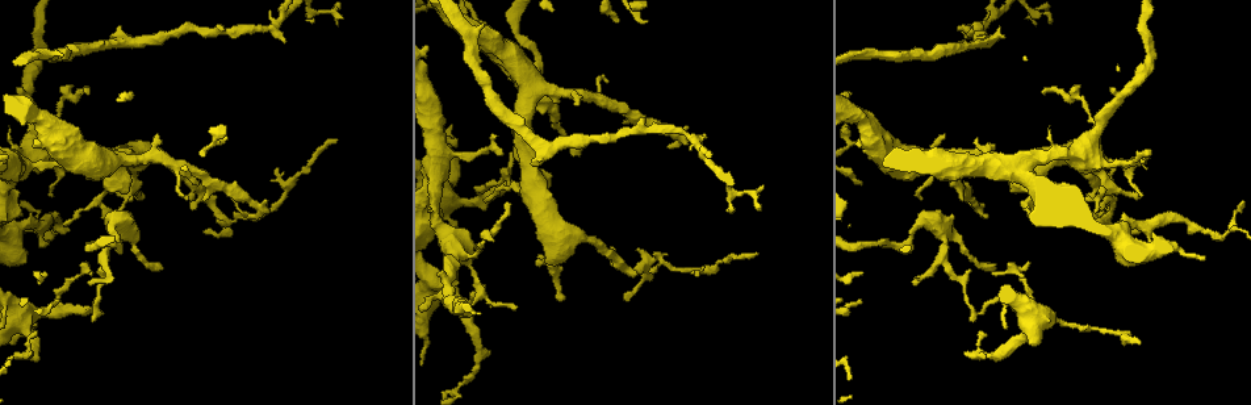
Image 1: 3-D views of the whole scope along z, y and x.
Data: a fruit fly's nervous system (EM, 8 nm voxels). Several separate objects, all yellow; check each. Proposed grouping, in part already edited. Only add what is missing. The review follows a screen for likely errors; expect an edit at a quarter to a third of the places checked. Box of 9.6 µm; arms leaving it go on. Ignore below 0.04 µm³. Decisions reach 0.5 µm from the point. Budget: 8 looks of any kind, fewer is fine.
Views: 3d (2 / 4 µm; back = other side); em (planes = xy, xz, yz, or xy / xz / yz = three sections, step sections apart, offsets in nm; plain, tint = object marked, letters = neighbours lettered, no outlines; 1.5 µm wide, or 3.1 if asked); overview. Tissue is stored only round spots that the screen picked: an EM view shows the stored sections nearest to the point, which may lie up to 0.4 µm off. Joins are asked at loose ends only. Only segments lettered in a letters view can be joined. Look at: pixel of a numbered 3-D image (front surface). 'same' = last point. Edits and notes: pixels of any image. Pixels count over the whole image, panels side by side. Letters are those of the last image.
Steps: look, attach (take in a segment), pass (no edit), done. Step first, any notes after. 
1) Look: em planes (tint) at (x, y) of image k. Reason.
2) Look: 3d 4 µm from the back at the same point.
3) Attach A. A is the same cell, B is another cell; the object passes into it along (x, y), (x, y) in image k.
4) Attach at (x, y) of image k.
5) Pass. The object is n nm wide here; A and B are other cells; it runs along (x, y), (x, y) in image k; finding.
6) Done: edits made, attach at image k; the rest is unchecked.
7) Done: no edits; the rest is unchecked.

Look: em planes (letters) at (755, 255) of image 1.

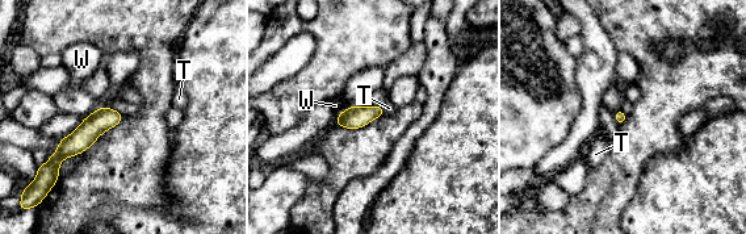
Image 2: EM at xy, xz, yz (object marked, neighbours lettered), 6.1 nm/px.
Pass. The longest contact is with W, 140 nm; T and W are other cells; a border runs along (381, 105), (385, 113) in image 2; no lettered segment goes on from it.

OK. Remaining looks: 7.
Look: 3d 4 µm at (250, 215) of image 1. End of a long branch.

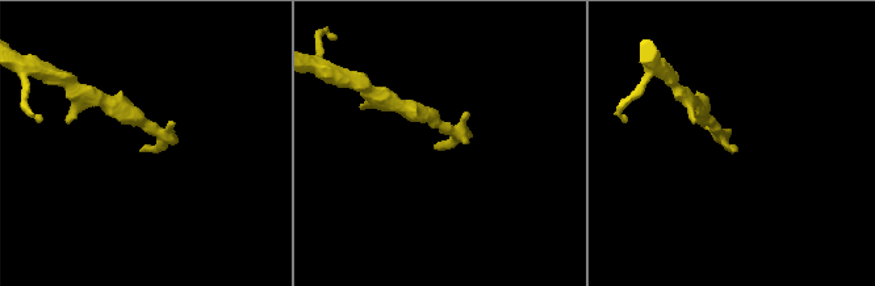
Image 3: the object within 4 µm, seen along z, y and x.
Look: em planes (tint) at (434, 149) of image 3.

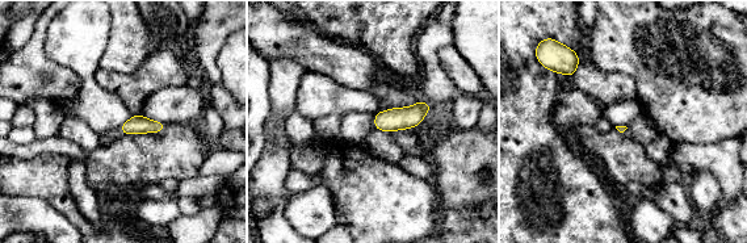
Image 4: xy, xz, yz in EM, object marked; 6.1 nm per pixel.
Look: em planes (letters) at the same point. What lies round it.

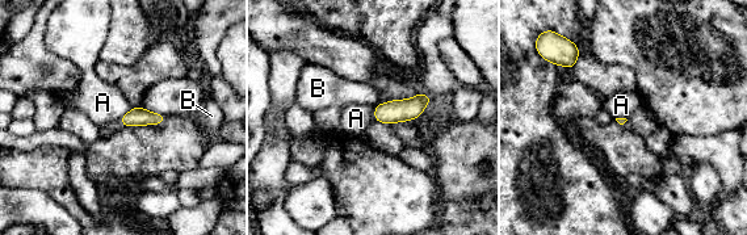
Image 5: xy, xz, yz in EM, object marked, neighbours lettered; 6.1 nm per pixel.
Pass. A and B are other cells; a border runs along (131, 106), (117, 121) in image 5; none of them fits.

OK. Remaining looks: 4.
Look: 3d 4 µm at (995, 274) of image 1. Tapers out.

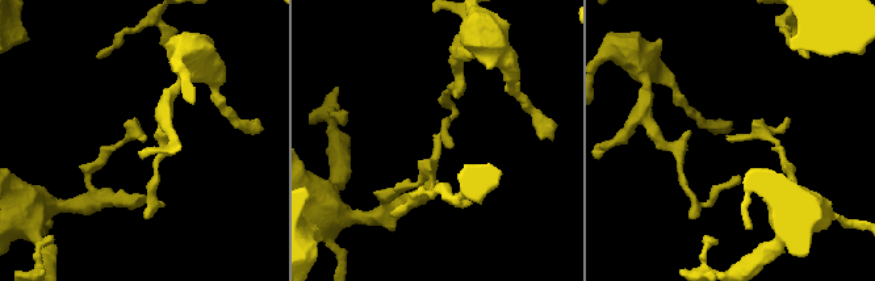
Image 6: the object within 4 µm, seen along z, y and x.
Look: em xy step 4 (letters) at (728, 138) of image 6. Shape alone is not enough.

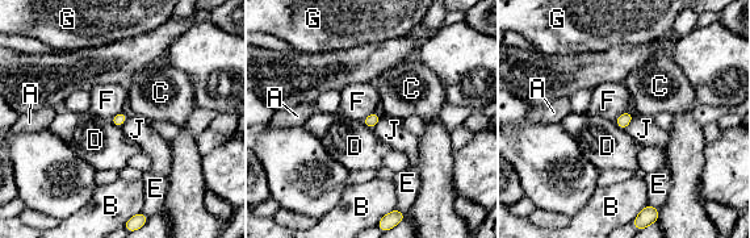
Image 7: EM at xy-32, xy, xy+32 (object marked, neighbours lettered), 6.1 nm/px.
Look: em planes (letters) at the same point.

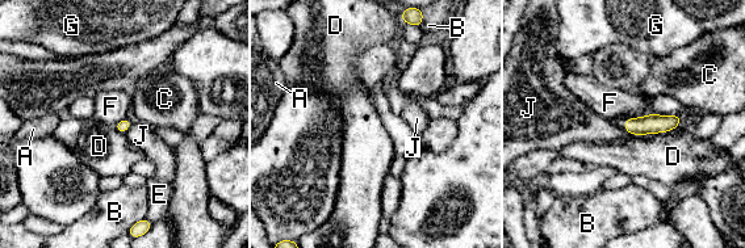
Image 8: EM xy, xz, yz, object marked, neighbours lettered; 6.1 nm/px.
Pass. The object is 70 nm wide here; A, B, C, D, E, F, G and J are other cells; a border runs along (623, 129), (633, 134), (651, 134) in image 8; no lettered segment goes on from it.

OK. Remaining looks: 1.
Done: no edits; the rest is unchecked.

